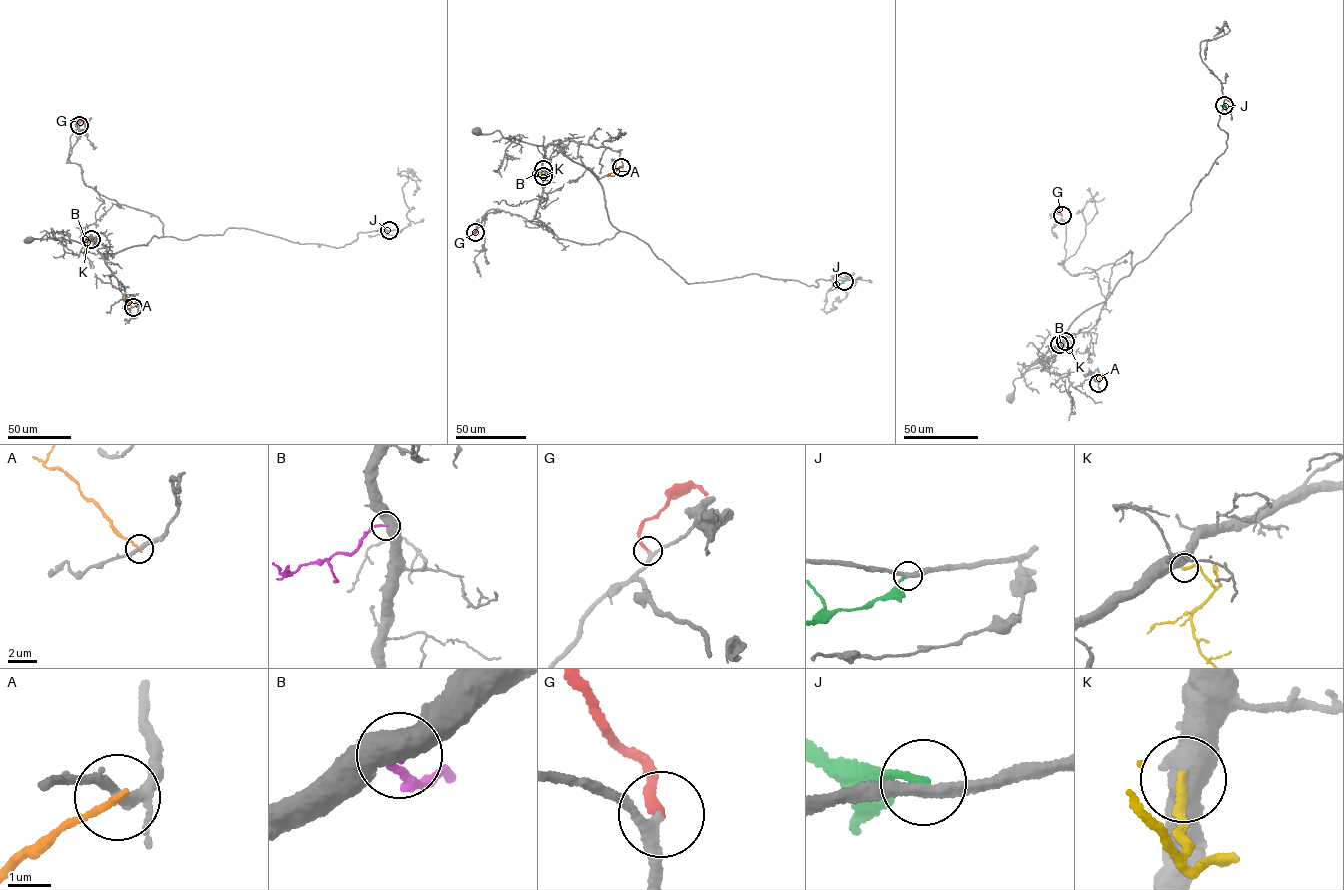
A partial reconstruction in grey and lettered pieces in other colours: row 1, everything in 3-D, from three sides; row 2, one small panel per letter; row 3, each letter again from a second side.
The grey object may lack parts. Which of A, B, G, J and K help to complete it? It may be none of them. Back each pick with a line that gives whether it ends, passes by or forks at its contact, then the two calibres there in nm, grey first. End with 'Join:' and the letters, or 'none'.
G: it ends there; 240 nm thick on the grey side, 200 nm on the other
K: it ends there; 500 nm thick on the grey side, 200 nm on the other
Join: G, K

